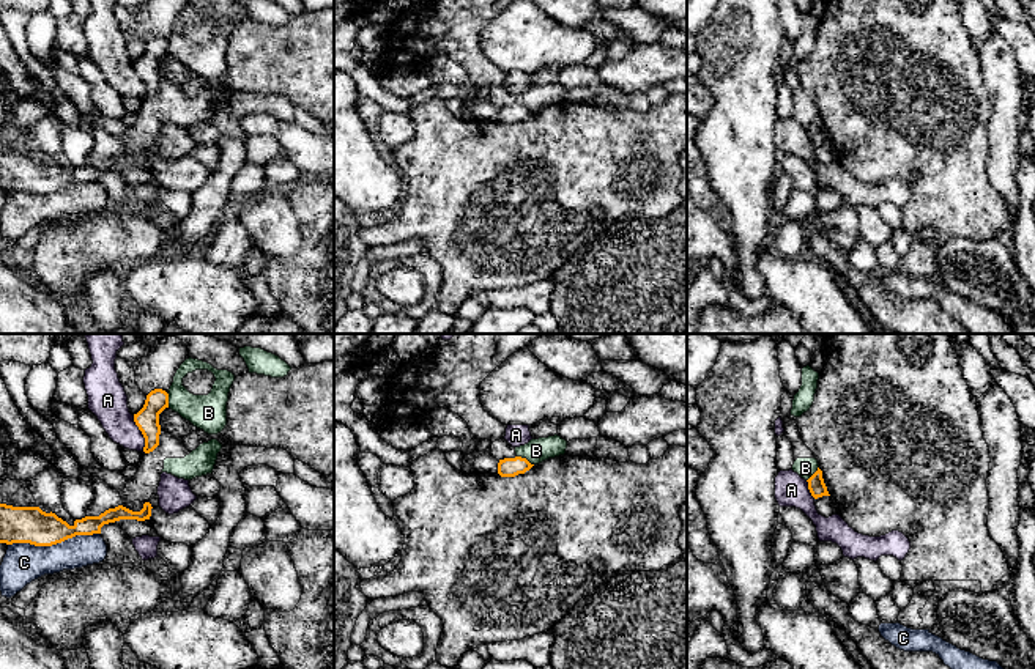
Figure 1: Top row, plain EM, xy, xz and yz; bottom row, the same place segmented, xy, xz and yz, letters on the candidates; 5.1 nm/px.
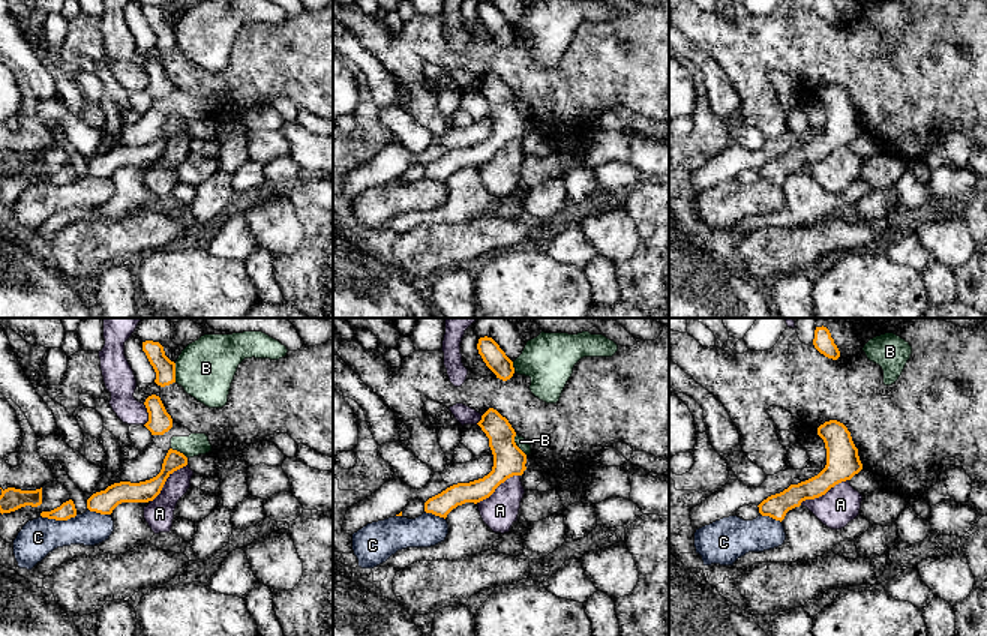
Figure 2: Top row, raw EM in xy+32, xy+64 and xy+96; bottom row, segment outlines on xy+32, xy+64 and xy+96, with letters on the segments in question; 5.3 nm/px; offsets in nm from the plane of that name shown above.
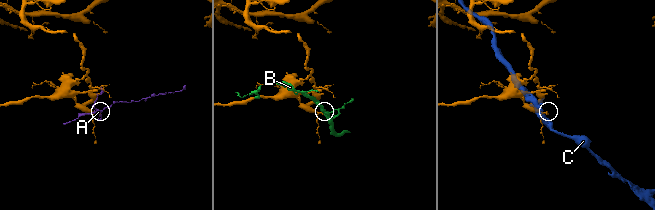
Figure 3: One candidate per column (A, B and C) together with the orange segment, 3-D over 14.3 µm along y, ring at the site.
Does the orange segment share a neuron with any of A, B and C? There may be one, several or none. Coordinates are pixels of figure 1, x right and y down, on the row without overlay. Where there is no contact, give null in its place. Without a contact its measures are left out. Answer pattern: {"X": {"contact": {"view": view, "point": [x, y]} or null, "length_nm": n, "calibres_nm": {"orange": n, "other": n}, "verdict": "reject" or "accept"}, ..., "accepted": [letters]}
{"A": {"contact": {"view": "xy", "point": [142, 81]}, "length_nm": 200, "calibres_nm": {"orange": 120, "other": 200}, "verdict": "reject"}, "B": {"contact": {"view": "xz", "point": [525, 106]}, "length_nm": 100, "calibres_nm": {"orange": 100, "other": 120}, "verdict": "reject"}, "C": {"contact": {"view": "xy", "point": [54, 191]}, "length_nm": 480, "calibres_nm": {"orange": 190, "other": 200}, "verdict": "reject"}, "accepted": []}

